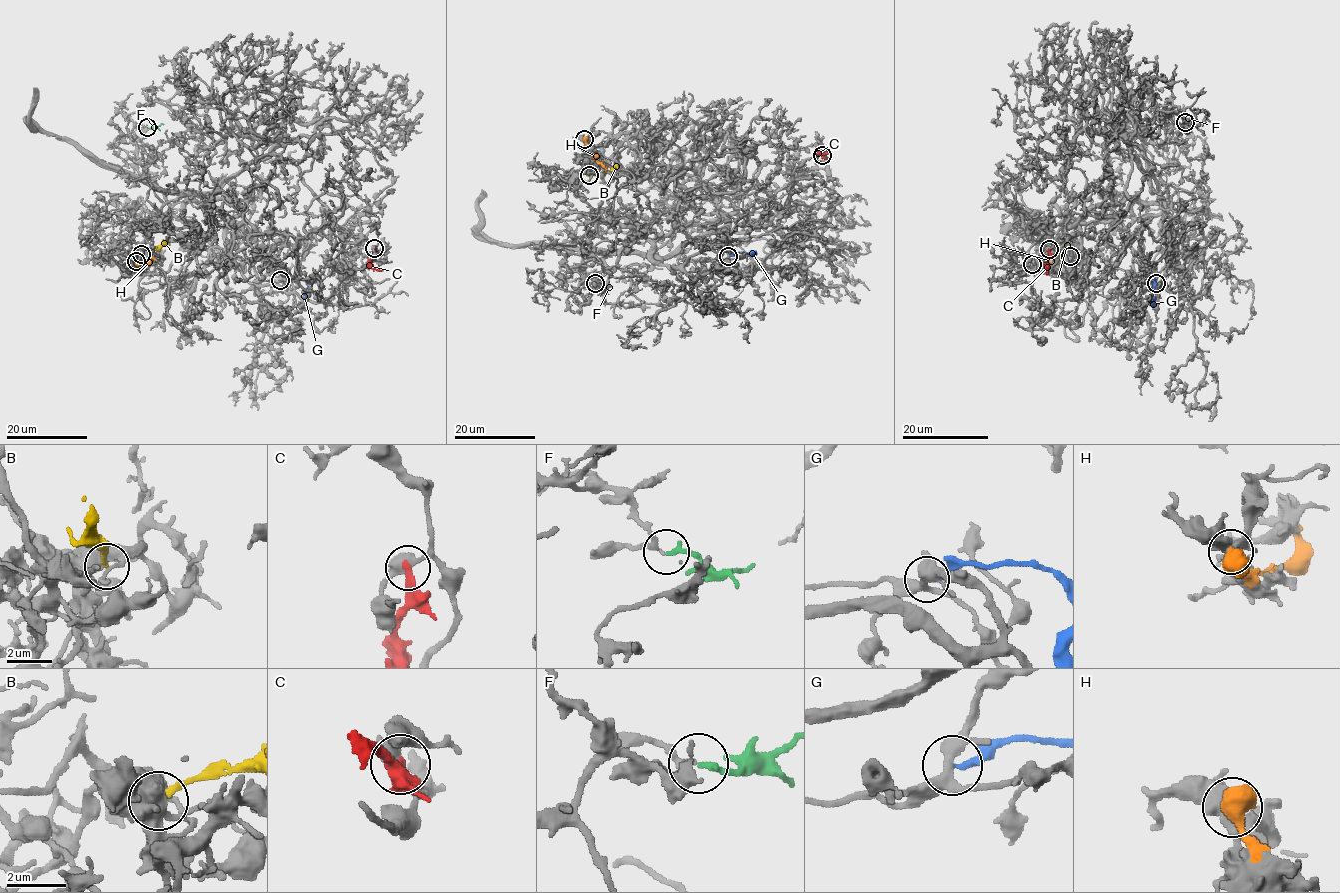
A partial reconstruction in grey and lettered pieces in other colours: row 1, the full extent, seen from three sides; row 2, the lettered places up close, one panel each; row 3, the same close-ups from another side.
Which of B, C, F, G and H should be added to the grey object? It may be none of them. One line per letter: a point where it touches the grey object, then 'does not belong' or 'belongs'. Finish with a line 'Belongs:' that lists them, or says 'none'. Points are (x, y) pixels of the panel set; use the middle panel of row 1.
B: meets grey at (589, 175); does not belong
C: meets grey at (822, 155); does not belong
F: meets grey at (595, 283); belongs
G: meets grey at (728, 256); does not belong
H: meets grey at (584, 139); does not belong
Belongs: F

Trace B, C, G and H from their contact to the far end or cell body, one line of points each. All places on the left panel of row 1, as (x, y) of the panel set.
B: (142, 254), (169, 246)
C: (374, 248), (370, 264), (382, 271)
G: (280, 280), (302, 278), (307, 287), (301, 301)
H: (137, 262), (144, 265), (148, 257), (155, 258), (158, 264)

